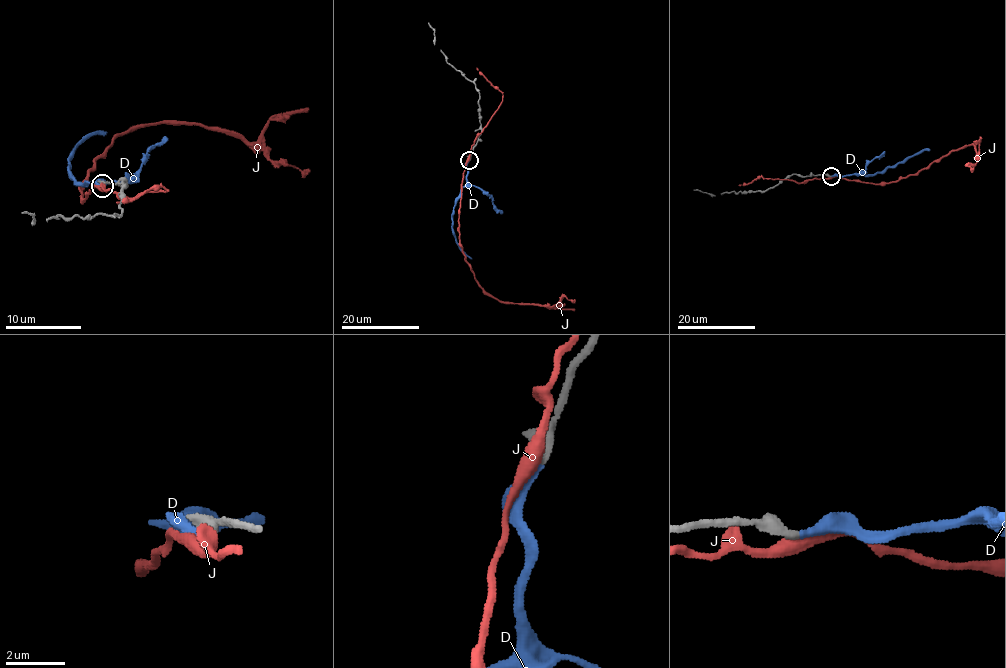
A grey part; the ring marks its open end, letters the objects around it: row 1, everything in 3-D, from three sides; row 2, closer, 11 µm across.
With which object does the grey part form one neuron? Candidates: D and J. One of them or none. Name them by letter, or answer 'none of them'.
D

